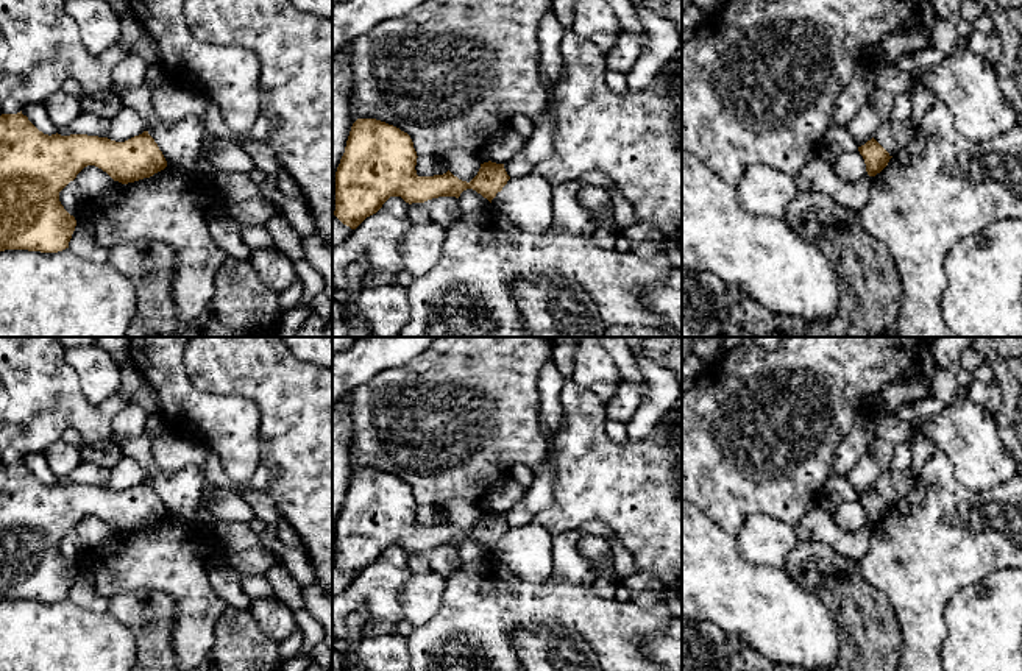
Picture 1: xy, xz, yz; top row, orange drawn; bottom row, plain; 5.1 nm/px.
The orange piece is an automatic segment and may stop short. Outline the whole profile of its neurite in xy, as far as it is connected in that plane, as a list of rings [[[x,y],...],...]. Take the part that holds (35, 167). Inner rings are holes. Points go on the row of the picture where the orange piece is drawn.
[[[0,115],[0,251],[28,250],[41,253],[58,253],[69,248],[69,242],[76,226],[76,220],[59,201],[59,192],[76,178],[87,165],[95,165],[106,172],[114,181],[122,184],[150,178],[167,167],[167,161],[154,139],[144,131],[125,142],[87,134],[44,134],[27,115]]]

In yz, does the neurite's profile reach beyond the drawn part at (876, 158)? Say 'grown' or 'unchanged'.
unchanged

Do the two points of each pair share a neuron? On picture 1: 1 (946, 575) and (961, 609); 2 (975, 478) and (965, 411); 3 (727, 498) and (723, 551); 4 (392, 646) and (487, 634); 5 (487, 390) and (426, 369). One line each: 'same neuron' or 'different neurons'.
1: different neurons
2: same neuron
3: different neurons
4: different neurons
5: same neuron

